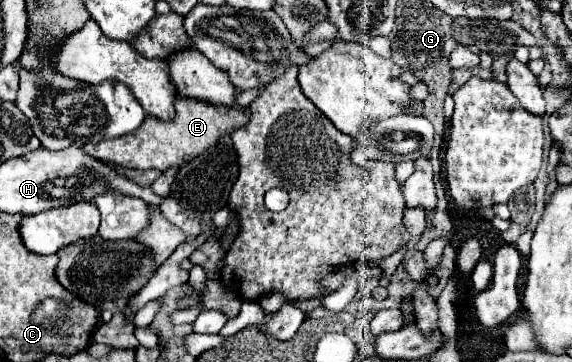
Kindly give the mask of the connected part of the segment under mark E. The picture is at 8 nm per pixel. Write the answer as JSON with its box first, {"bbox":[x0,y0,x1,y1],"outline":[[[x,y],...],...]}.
{"bbox":[83,98,249,172],"outline":[[[185,98],[175,100],[175,110],[177,116],[171,122],[161,122],[153,116],[147,116],[141,128],[137,128],[133,136],[119,136],[117,140],[101,140],[97,144],[89,142],[83,146],[83,150],[93,158],[99,158],[103,162],[113,162],[123,168],[133,168],[133,170],[155,168],[165,172],[215,148],[227,132],[239,130],[249,122],[249,116],[239,108],[213,108],[213,104],[197,104],[197,100],[185,100]]]}

